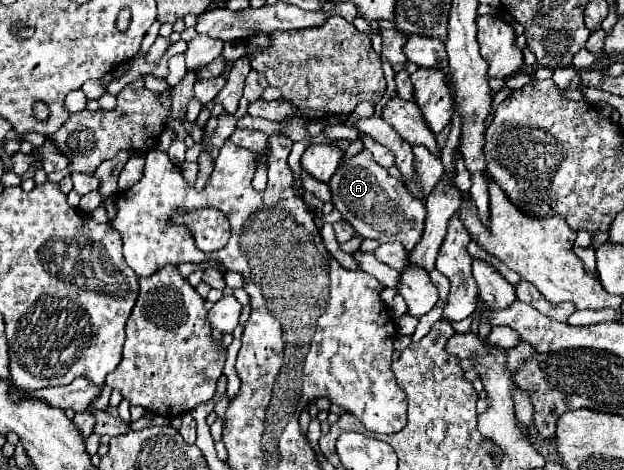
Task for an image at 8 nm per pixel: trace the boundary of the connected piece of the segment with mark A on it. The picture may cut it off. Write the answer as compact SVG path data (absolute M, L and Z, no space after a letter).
M363 150L339 168L329 180L333 204L343 214L343 218L361 234L377 242L401 242L407 252L411 252L423 235L425 224L425 204L409 194L405 184L391 178L389 172L373 162L373 156Z

